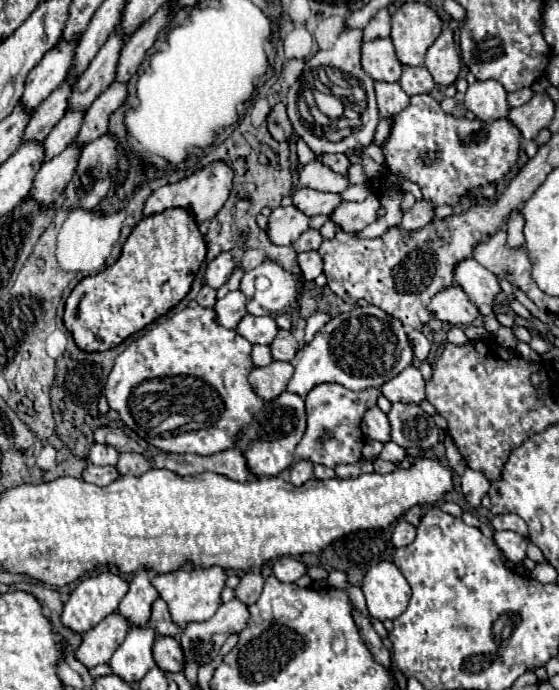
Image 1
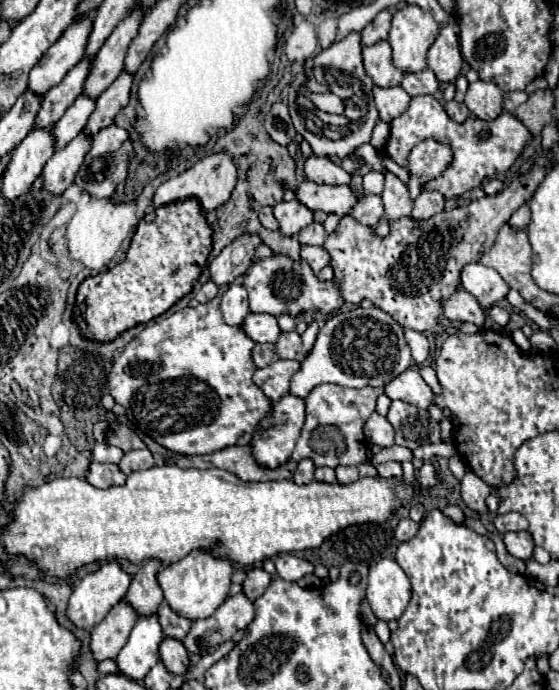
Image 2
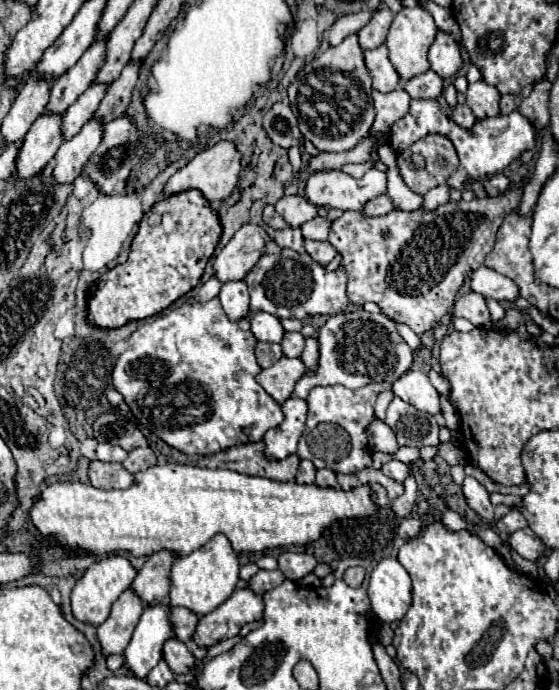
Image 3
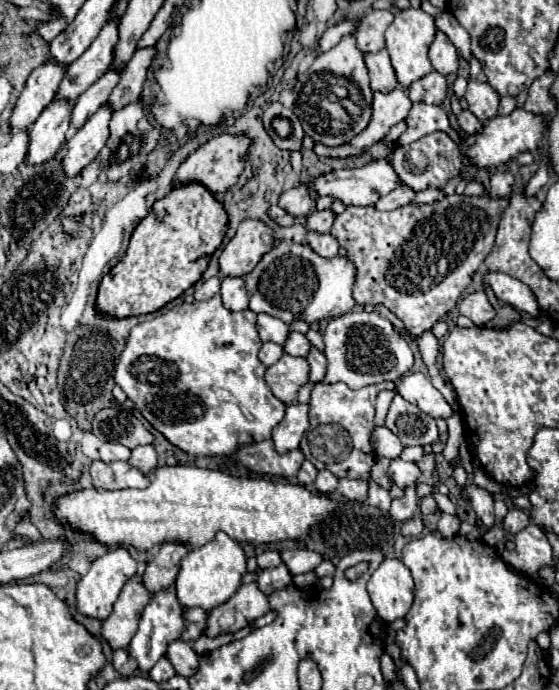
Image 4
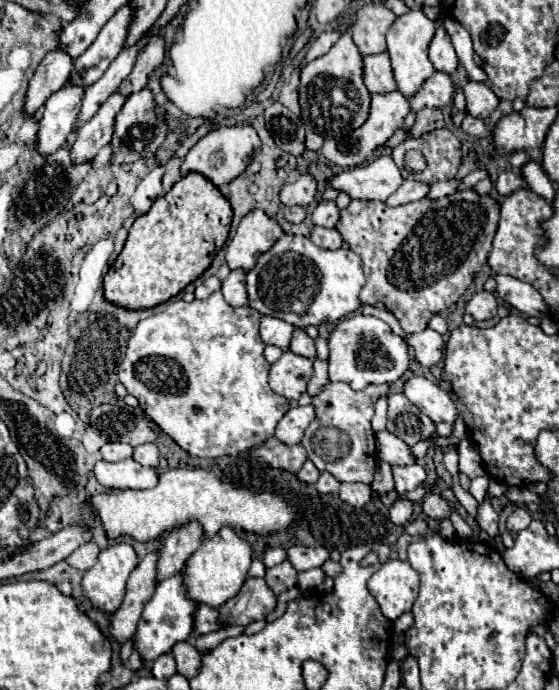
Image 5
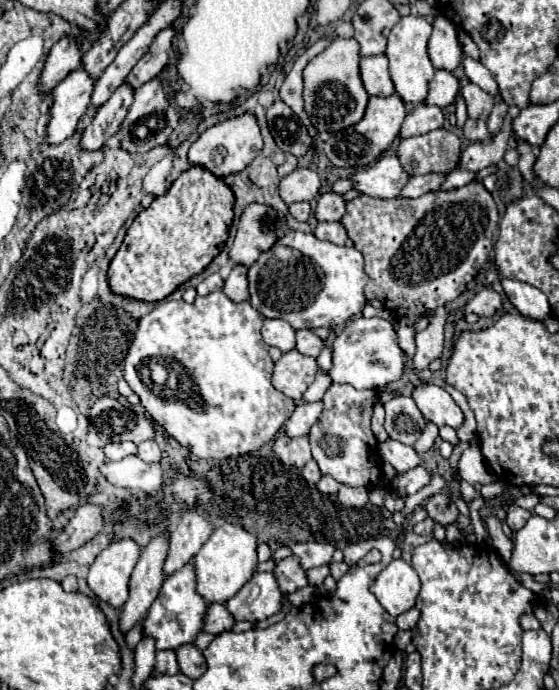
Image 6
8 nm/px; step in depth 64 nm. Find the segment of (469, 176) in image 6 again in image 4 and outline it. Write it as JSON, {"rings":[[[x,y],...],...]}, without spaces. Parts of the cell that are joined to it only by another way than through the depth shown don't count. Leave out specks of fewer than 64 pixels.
{"rings":[[[428,188],[424,192],[418,192],[414,198],[412,198],[412,204],[432,204],[436,200],[440,200],[442,194],[438,188]]]}

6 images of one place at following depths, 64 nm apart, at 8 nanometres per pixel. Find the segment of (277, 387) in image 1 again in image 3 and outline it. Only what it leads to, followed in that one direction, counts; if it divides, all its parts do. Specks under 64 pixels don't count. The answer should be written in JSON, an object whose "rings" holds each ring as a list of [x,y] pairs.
{"rings":[[[280,358],[270,368],[262,370],[256,380],[258,384],[278,402],[282,404],[286,398],[292,396],[292,388],[296,380],[304,374],[304,362],[300,358]]]}

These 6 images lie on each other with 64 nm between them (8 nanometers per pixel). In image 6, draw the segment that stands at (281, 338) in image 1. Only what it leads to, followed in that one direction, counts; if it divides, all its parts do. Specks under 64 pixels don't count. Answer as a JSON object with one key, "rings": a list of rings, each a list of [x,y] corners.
{"rings":[[[296,330],[296,350],[300,354],[316,358],[320,354],[320,344],[324,344],[324,340],[314,336],[310,330]]]}

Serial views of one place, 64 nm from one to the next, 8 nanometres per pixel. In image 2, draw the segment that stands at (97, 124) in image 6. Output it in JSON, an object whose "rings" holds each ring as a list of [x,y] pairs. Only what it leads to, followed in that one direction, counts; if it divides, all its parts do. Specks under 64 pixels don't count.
{"rings":[[[78,134],[60,152],[56,152],[42,168],[42,174],[40,174],[42,176],[42,190],[46,190],[54,196],[62,194],[72,184],[80,164],[84,162],[90,142],[92,140],[84,140],[84,136]]]}

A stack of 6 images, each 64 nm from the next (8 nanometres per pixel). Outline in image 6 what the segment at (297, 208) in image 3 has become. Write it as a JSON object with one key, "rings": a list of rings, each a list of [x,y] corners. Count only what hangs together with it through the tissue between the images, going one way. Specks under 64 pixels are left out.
{"rings":[[[298,168],[292,174],[284,176],[284,180],[280,180],[280,198],[286,204],[312,202],[314,198],[318,198],[318,190],[320,178],[308,168]]]}

